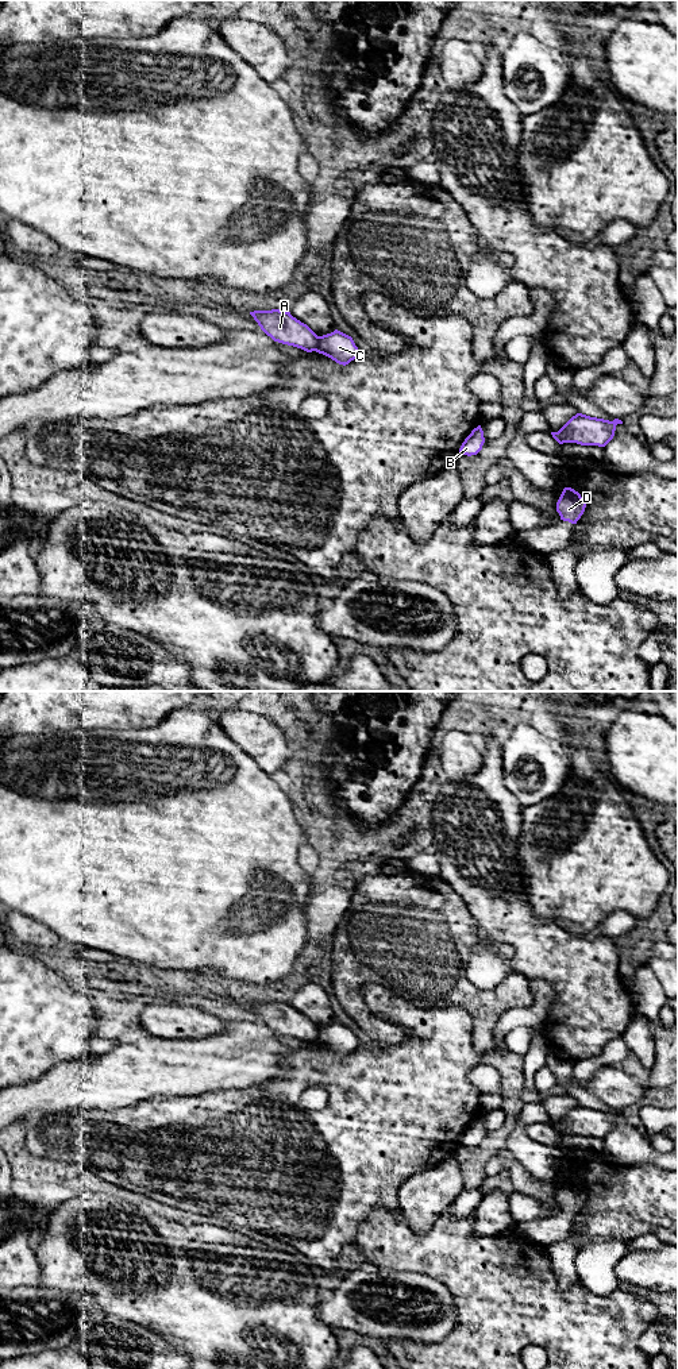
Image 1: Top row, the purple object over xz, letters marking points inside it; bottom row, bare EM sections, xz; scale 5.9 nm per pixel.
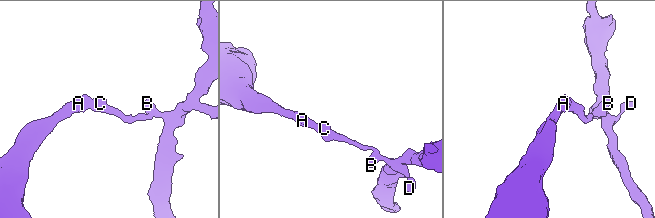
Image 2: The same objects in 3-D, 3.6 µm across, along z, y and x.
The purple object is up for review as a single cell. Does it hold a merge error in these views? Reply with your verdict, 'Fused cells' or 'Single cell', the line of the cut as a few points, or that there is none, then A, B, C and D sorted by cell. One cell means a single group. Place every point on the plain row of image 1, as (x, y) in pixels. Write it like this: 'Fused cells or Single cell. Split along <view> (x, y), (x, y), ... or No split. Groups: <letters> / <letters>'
Fused cells. Split along xz (319, 1028), (314, 1041). Groups: A / B C D

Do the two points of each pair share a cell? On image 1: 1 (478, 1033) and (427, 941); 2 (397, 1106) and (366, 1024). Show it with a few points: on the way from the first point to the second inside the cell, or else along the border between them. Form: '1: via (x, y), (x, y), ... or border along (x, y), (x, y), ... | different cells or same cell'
1: via (478, 1010), (434, 964) | same cell
2: border along (404, 1036), (401, 1041), (393, 1045), (380, 1047) | different cells

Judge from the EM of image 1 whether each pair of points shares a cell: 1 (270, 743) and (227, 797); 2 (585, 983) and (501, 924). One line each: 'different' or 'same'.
1: different
2: same

